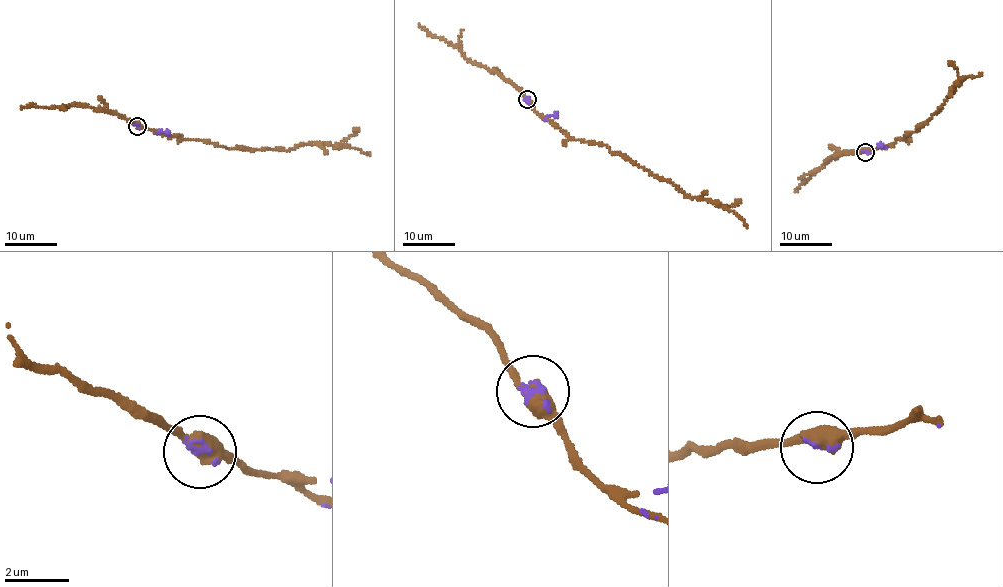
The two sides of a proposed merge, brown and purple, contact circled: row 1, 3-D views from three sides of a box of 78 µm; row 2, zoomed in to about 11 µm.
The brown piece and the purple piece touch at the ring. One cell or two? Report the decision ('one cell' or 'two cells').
one cell

